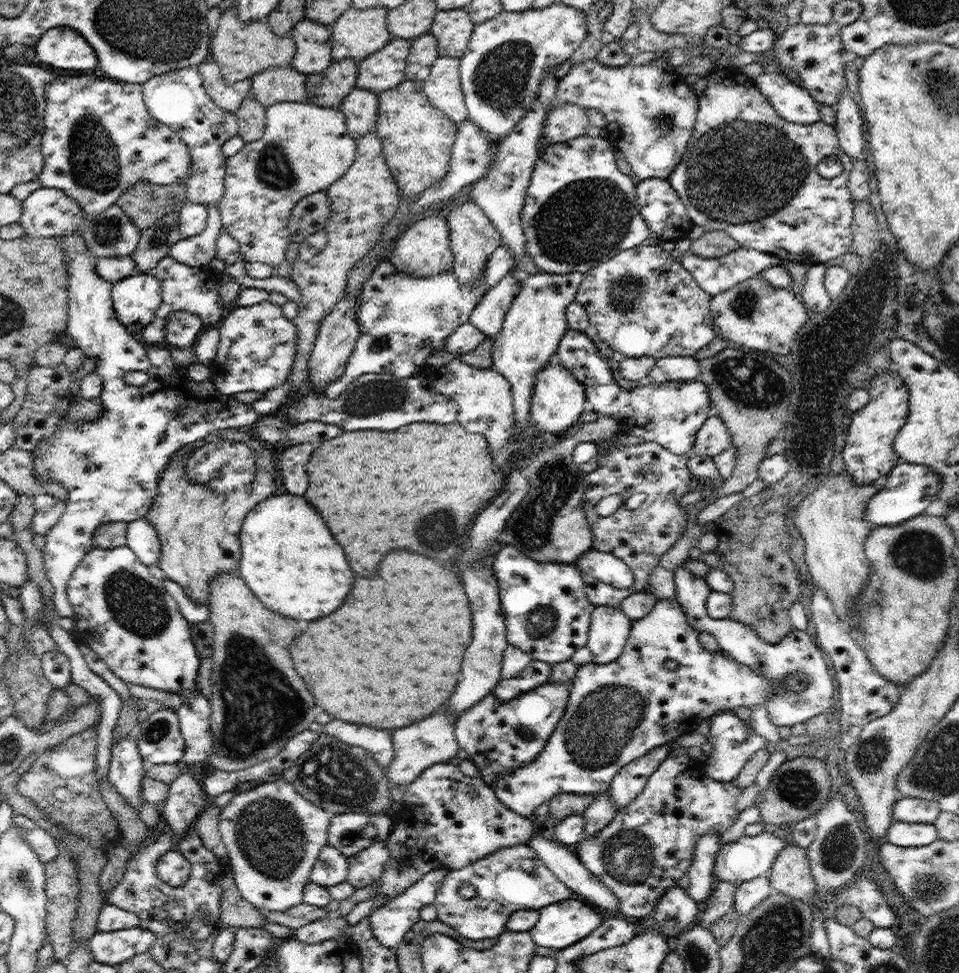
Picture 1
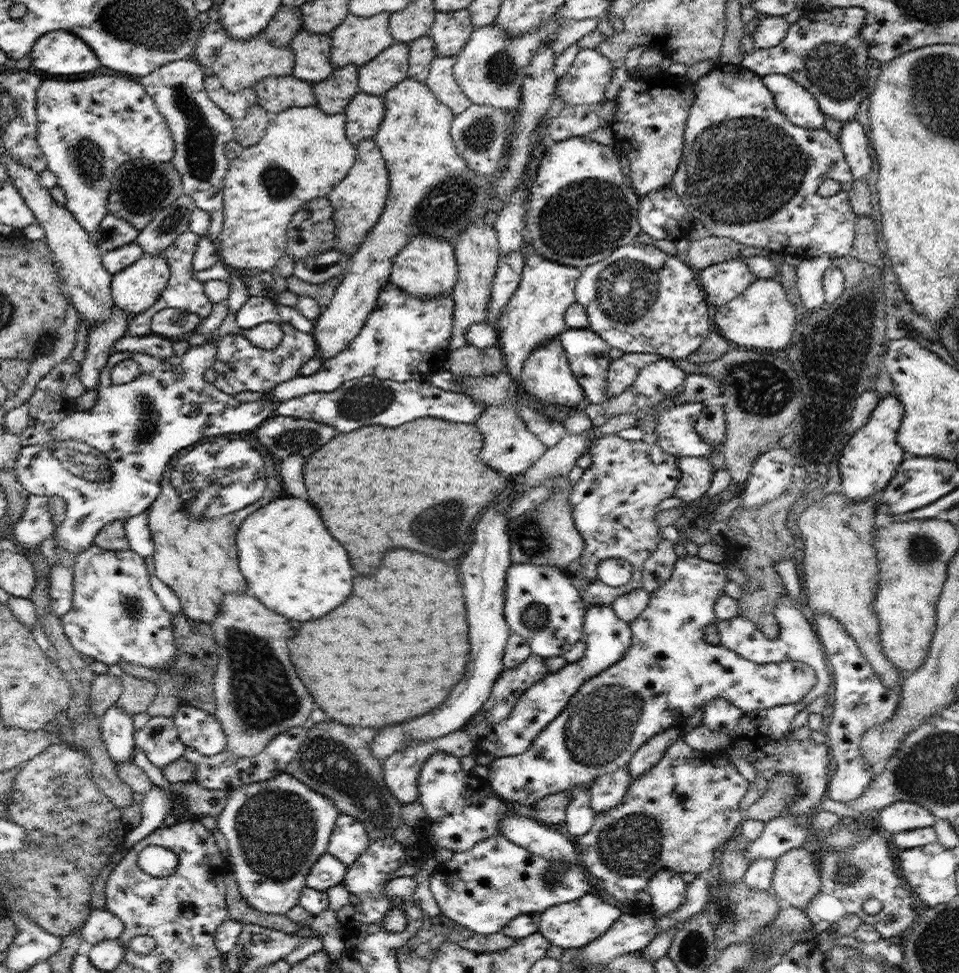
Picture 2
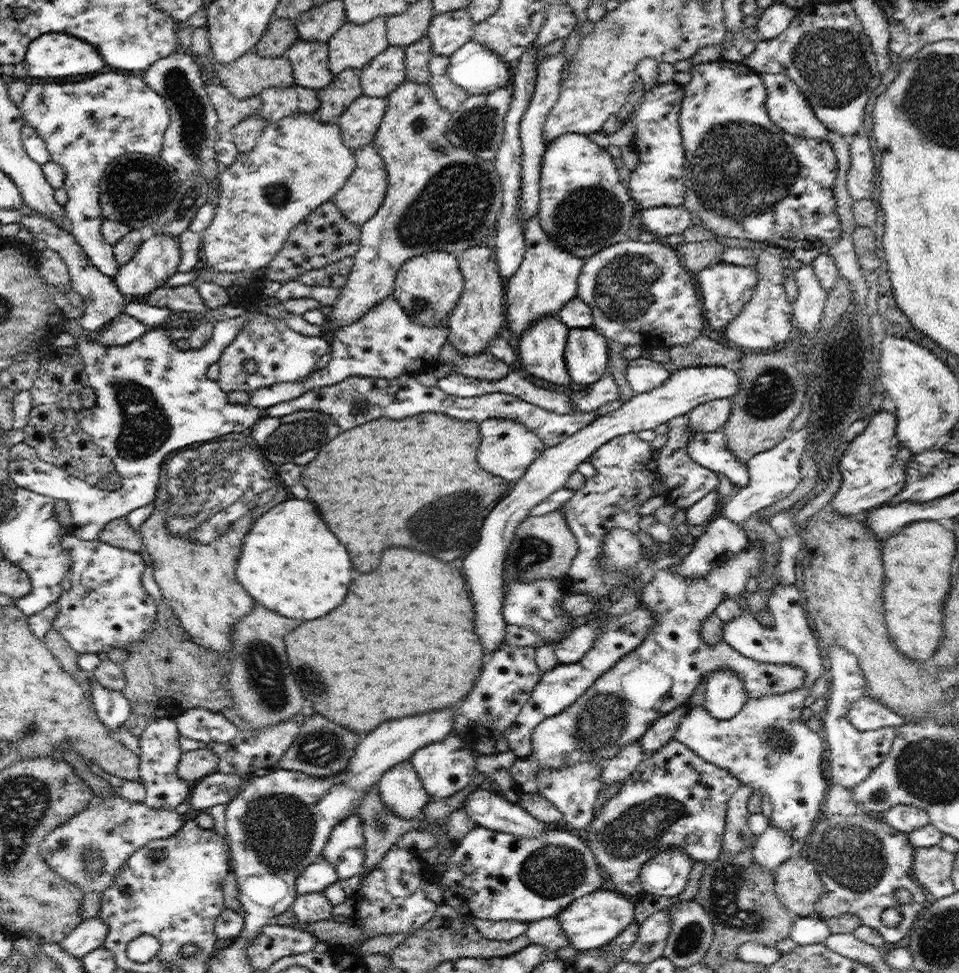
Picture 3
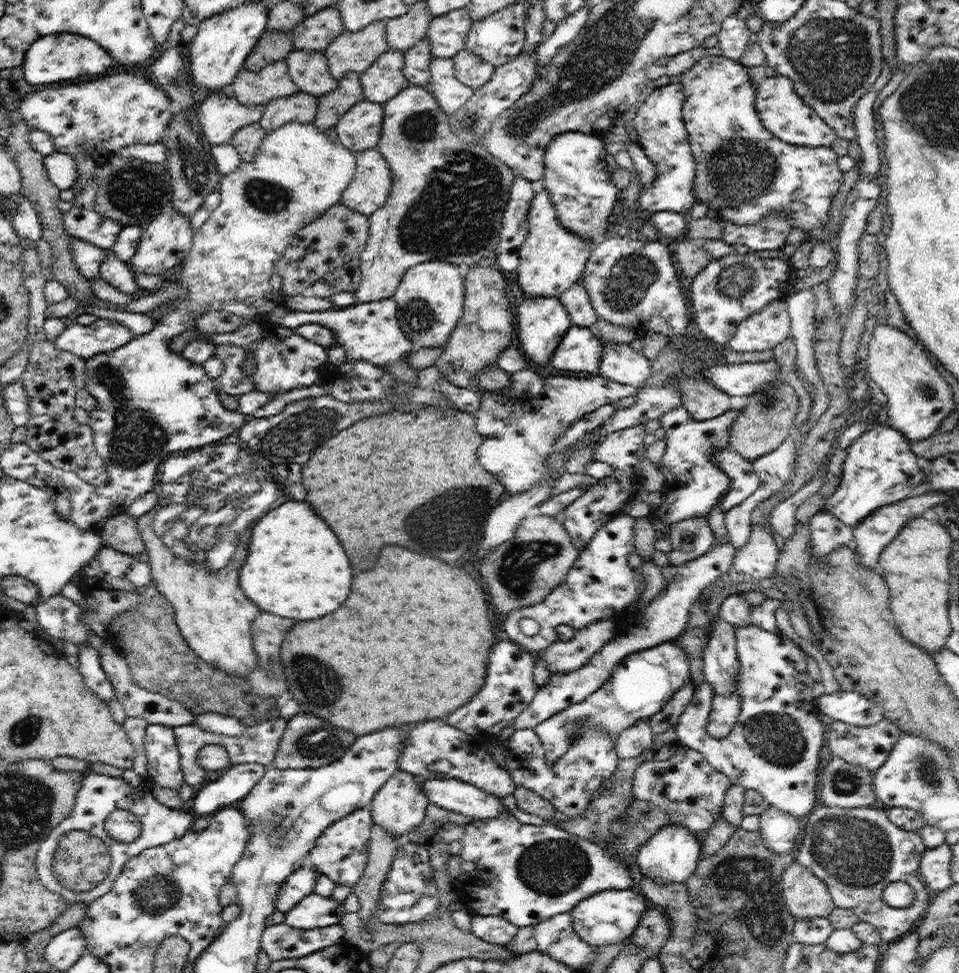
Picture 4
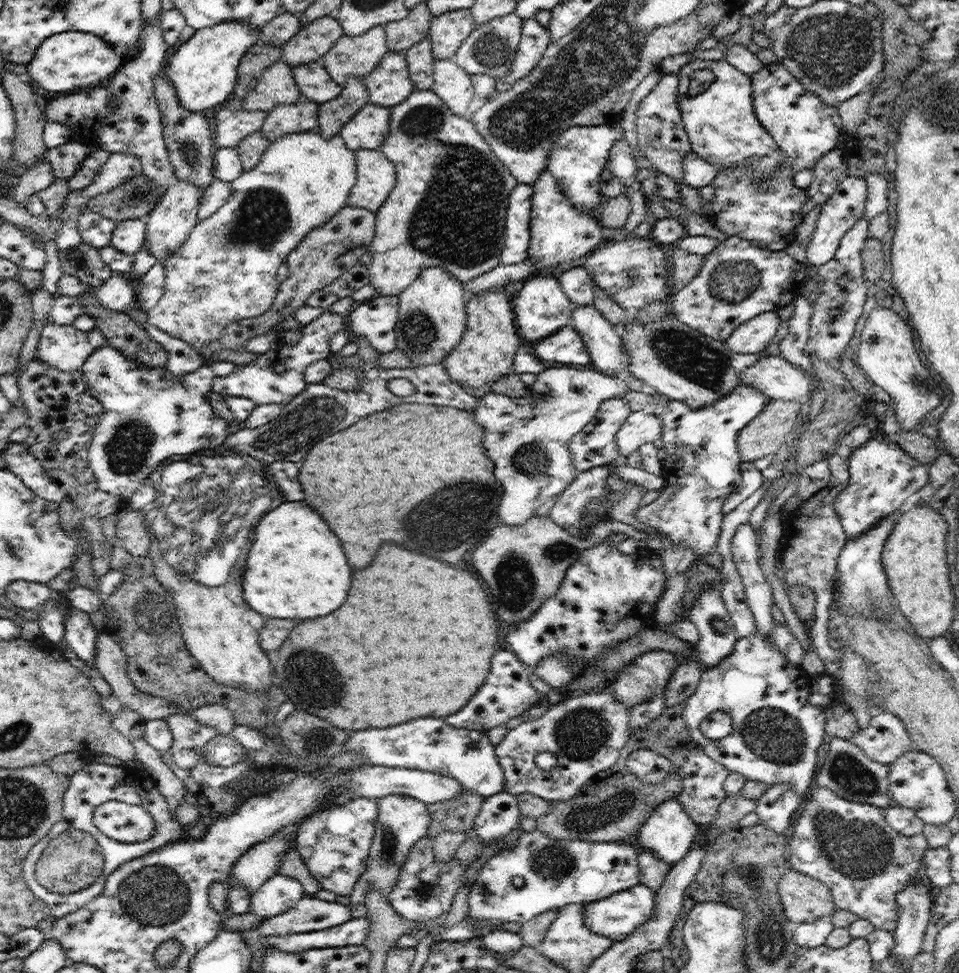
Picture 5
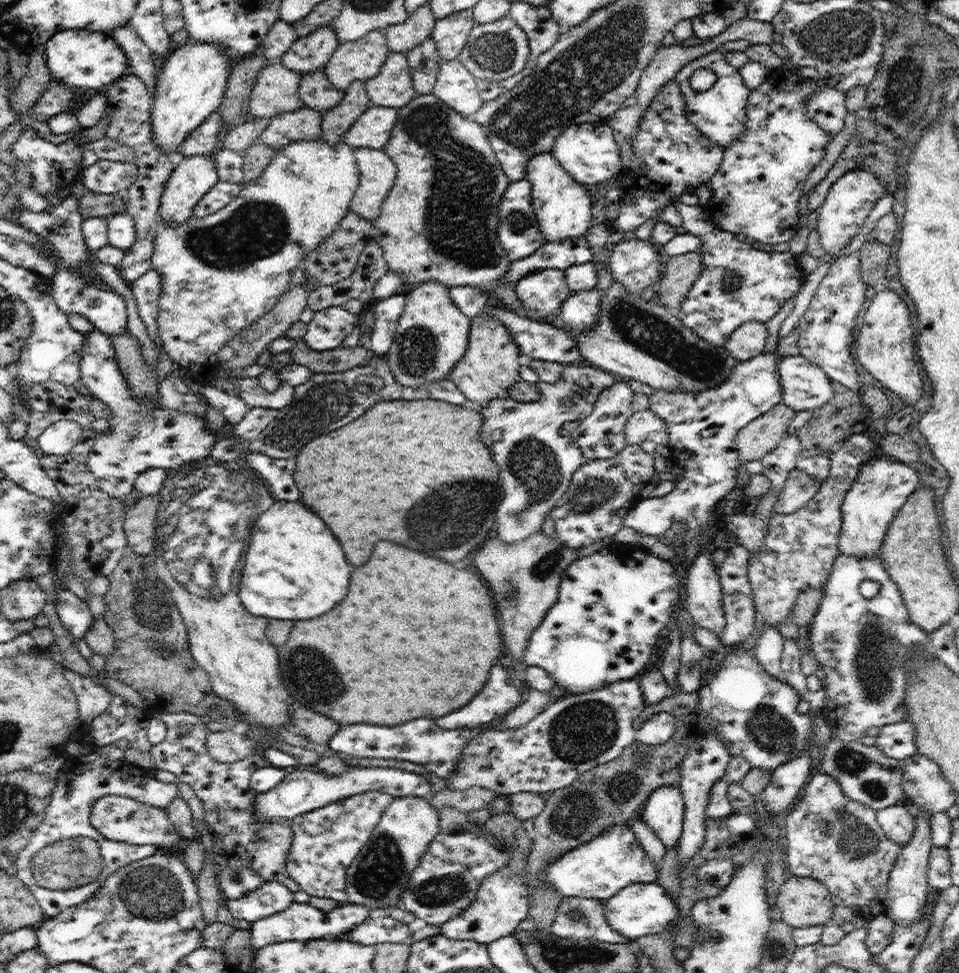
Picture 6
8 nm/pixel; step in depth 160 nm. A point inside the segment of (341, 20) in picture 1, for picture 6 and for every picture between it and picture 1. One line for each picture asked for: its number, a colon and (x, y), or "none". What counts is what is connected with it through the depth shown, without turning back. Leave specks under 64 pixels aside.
2: (356, 40)
3: (352, 46)
4: (351, 52)
5: (357, 56)
6: (363, 59)

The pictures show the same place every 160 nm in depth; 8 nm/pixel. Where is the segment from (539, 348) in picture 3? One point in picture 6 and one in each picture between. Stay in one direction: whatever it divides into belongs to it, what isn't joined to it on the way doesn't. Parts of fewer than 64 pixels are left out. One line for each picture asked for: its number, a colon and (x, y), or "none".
4: (541, 322)
5: (541, 307)
6: (541, 293)

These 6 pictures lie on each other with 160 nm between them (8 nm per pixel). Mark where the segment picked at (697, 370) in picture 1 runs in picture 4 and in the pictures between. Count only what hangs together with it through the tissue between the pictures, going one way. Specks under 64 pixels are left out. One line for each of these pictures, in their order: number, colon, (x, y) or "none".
2: (662, 377)
3: (643, 374)
4: (621, 363)

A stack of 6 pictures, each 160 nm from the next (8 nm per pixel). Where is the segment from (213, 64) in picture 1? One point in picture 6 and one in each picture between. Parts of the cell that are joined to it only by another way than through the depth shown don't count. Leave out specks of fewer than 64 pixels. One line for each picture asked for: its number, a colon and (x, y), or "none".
2: (236, 104)
3: (231, 111)
4: (221, 117)
5: (231, 126)
6: (241, 138)

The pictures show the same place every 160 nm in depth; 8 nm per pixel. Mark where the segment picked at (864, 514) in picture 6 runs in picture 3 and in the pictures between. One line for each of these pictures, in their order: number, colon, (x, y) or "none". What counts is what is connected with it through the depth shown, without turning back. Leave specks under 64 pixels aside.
3: (873, 466)
4: (880, 468)
5: (881, 475)

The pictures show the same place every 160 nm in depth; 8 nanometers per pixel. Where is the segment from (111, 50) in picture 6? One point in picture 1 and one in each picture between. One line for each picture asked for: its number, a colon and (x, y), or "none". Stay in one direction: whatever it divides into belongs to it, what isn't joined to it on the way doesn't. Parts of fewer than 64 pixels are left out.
1: (62, 47)
2: (59, 52)
3: (51, 55)
4: (62, 58)
5: (68, 62)

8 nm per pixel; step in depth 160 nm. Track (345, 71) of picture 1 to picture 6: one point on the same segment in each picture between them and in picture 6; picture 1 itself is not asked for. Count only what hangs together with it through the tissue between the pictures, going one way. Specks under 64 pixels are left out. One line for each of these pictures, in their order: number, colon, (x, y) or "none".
2: (332, 95)
3: (344, 89)
4: (332, 106)
5: (333, 114)
6: (336, 121)

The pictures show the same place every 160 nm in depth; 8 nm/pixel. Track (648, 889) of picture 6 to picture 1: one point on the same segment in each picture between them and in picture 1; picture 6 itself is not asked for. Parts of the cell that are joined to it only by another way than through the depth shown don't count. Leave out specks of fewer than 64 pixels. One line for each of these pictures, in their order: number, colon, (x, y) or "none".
1: (561, 924)
2: (571, 925)
3: (594, 919)
4: (607, 917)
5: (617, 916)

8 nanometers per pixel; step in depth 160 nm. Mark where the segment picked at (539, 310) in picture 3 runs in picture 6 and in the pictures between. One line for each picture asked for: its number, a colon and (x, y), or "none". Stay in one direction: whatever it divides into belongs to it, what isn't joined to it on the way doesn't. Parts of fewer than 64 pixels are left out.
4: (552, 259)
5: (560, 233)
6: (563, 209)

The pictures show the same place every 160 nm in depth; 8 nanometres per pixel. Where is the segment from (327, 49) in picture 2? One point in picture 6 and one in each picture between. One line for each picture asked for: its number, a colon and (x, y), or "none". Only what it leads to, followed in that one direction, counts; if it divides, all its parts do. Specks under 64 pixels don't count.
3: (310, 60)
4: (310, 71)
5: (313, 80)
6: (317, 92)

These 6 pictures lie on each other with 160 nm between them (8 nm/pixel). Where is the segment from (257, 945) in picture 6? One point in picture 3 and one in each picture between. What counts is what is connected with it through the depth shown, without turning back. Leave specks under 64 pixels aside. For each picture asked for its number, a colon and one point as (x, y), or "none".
3: (312, 907)
4: (314, 911)
5: (309, 914)

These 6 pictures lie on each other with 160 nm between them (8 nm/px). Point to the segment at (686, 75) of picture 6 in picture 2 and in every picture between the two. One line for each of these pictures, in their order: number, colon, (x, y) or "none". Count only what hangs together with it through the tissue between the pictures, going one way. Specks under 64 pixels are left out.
2: (747, 173)
3: (745, 177)
4: (743, 172)
5: (721, 124)

